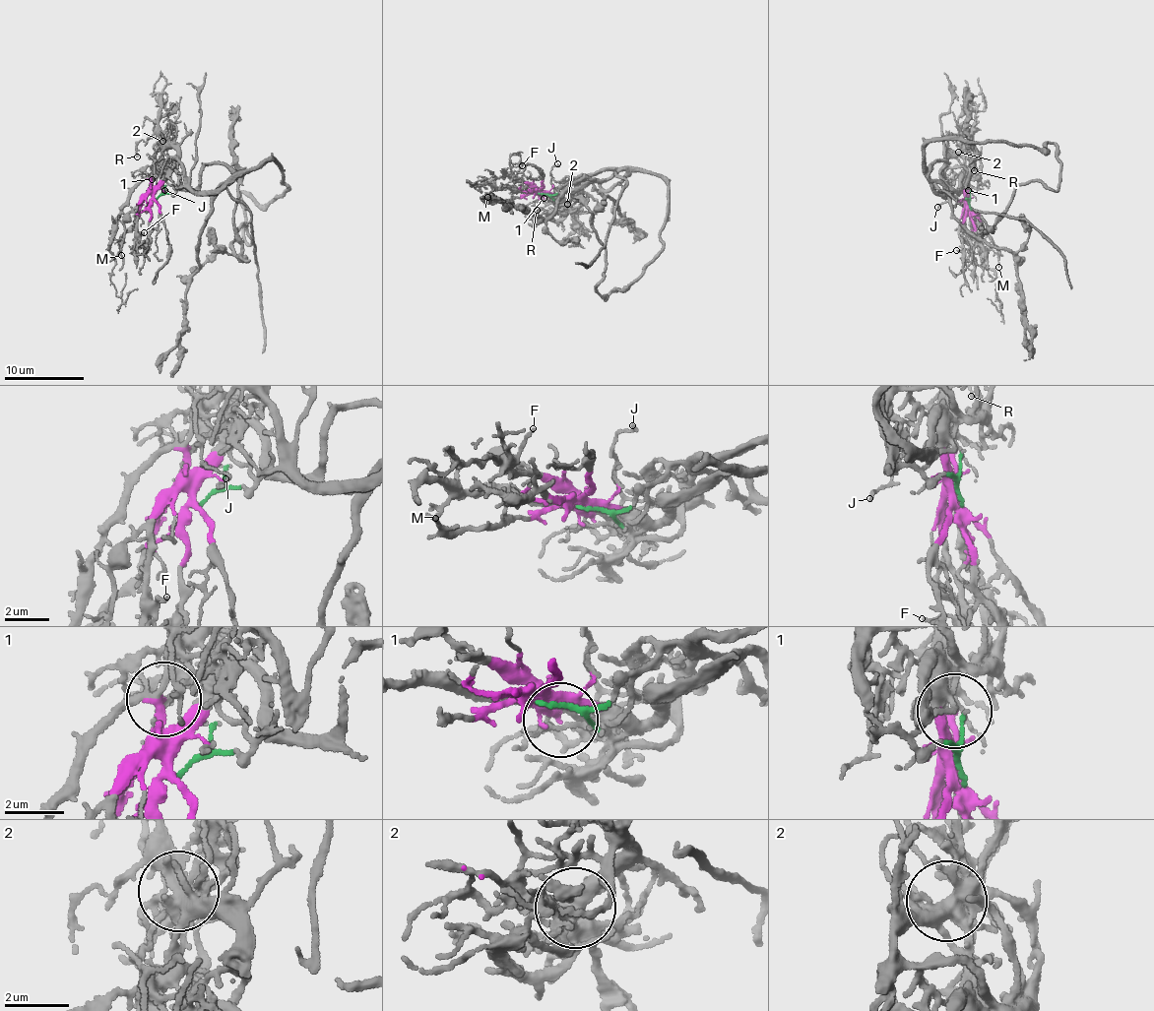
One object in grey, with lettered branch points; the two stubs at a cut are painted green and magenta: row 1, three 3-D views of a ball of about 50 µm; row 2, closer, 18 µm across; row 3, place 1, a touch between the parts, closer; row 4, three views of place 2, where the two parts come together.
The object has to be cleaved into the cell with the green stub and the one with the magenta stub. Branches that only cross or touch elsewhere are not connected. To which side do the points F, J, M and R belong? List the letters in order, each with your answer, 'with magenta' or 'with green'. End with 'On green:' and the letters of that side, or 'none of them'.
F: with magenta
J: with magenta
M: with magenta
R: with green
On green: R

